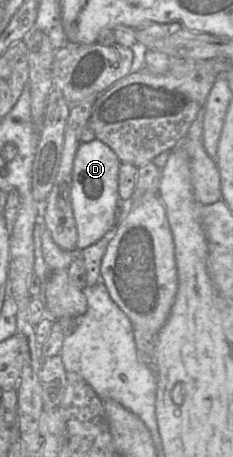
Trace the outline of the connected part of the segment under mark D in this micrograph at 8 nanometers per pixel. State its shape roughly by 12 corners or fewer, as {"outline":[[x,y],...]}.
{"outline":[[81,142],[71,201],[77,250],[115,224],[121,161]]}

